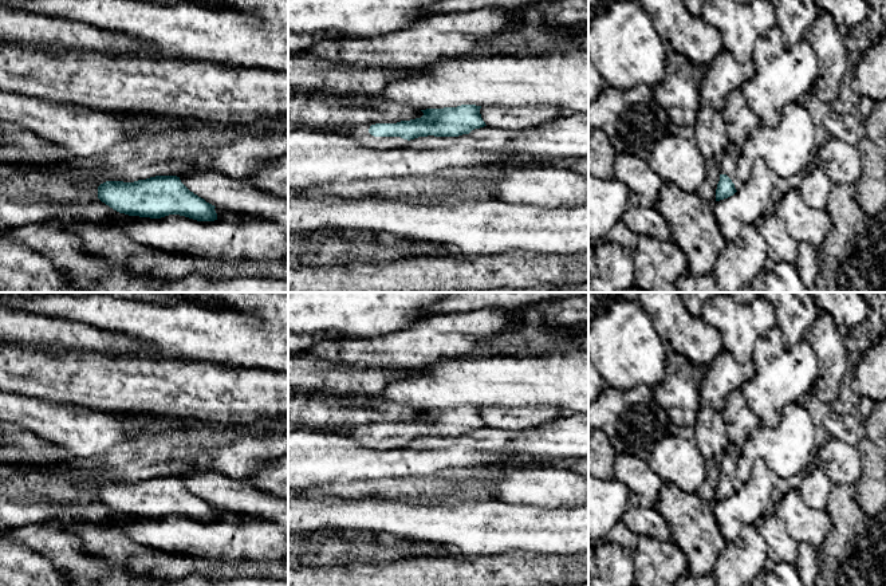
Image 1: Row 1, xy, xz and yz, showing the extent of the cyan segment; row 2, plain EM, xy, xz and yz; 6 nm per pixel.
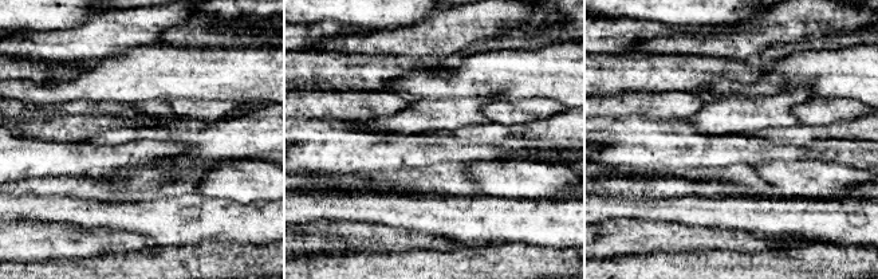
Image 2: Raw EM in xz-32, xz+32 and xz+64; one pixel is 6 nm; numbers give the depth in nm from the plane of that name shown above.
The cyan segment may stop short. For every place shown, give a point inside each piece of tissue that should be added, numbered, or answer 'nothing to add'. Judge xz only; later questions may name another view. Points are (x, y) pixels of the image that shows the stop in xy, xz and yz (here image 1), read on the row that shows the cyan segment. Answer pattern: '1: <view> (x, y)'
1: xz (359, 133)

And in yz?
1: yz (728, 161)

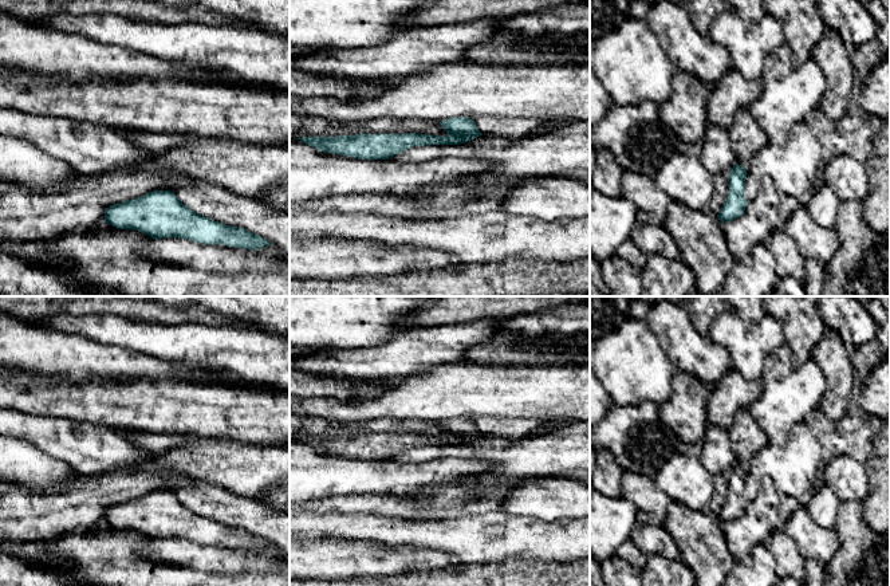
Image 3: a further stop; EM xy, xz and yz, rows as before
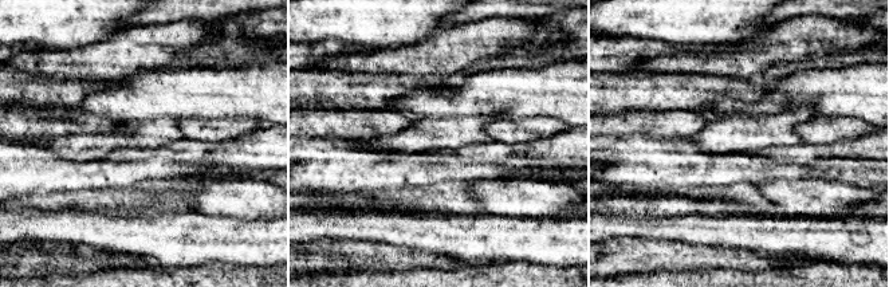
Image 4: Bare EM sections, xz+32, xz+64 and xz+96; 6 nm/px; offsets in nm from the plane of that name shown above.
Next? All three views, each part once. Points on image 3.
nothing to add

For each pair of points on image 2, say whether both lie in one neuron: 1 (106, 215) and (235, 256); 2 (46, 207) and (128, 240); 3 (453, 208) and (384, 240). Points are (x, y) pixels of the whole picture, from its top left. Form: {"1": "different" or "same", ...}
{"1": "different", "2": "different", "3": "different"}

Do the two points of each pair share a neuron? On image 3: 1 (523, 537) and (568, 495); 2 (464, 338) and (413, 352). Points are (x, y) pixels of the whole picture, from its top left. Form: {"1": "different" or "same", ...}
{"1": "different", "2": "same"}

